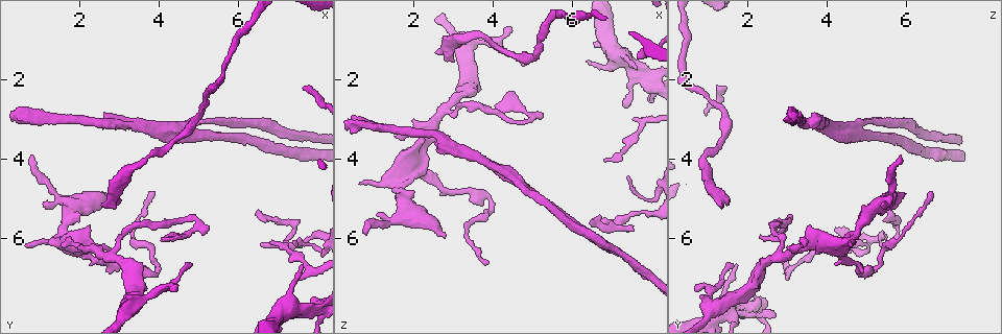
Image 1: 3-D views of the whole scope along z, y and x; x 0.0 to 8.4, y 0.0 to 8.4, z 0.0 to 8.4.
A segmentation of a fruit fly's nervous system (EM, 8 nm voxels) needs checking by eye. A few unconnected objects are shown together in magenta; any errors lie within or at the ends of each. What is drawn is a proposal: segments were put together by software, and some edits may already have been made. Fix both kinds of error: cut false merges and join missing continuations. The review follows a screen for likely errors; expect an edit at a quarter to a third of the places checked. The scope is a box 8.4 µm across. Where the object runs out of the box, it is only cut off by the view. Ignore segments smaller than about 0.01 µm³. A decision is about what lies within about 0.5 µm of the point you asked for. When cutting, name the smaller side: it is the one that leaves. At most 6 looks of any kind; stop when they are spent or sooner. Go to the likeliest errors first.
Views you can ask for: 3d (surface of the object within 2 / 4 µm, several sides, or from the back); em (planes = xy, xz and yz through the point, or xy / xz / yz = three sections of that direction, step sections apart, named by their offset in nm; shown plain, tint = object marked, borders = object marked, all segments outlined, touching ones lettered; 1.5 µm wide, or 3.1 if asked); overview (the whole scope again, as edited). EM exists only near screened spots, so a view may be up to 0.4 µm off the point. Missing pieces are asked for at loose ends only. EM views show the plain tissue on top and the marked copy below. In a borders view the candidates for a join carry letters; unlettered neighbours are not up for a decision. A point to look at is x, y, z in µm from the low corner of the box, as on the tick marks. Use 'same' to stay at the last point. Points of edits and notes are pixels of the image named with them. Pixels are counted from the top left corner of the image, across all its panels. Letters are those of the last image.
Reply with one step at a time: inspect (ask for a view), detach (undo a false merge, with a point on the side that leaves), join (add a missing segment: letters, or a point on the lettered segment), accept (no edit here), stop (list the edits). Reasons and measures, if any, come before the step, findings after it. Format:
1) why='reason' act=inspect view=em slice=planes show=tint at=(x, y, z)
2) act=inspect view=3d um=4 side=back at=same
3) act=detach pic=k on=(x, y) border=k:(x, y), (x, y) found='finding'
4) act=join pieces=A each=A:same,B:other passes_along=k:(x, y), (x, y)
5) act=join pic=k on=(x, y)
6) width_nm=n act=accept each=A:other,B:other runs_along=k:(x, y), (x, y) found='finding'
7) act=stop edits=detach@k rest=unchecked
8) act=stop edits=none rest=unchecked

why='an open end' act=inspect view=3d um=2 at=(6.45, 5.25, 5.55)

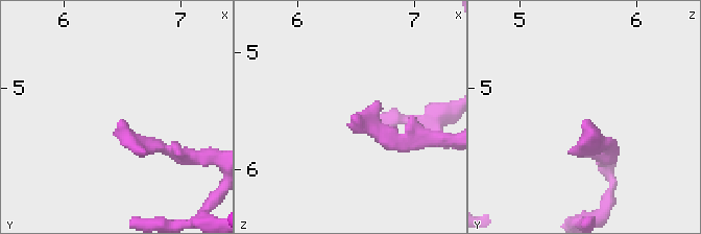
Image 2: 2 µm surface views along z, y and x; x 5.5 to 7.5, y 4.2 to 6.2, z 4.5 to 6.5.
act=inspect view=em slice=yz step=4 show=borders at=(6.46, 5.30, 5.54)

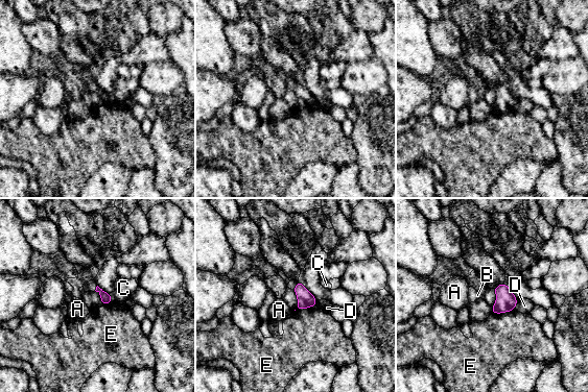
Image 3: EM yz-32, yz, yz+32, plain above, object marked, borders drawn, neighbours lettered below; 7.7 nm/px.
act=accept each=A:other,B:other,C:other,D:other,E:other border=3:(109, 293), (113, 301) found='none of them fits'

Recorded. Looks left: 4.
why='sharp bend' act=inspect view=em slice=yz step=8 show=borders at=(3.90, 6.90, 5.10)

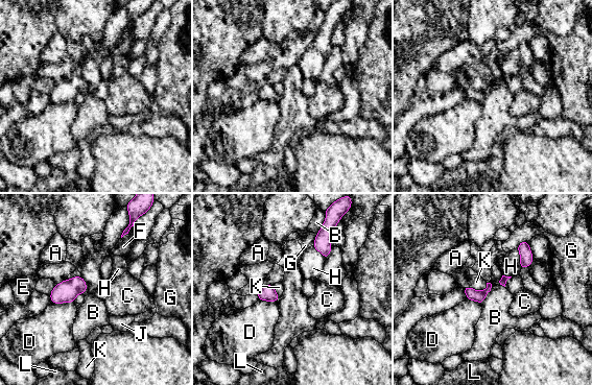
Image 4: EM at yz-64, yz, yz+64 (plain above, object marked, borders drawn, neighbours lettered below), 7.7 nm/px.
longest_contact=K:190nm act=accept each=A:other,B:other,C:other,D:other,E:other,F:other,G:other,H:other,J:other,K:other,L:other border=4:(490, 282), (491, 289), (481, 304) found='one neuron here'

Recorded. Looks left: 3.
why='abrupt turn' act=inspect view=em slice=planes show=borders at=(2.70, 6.40, 2.80)

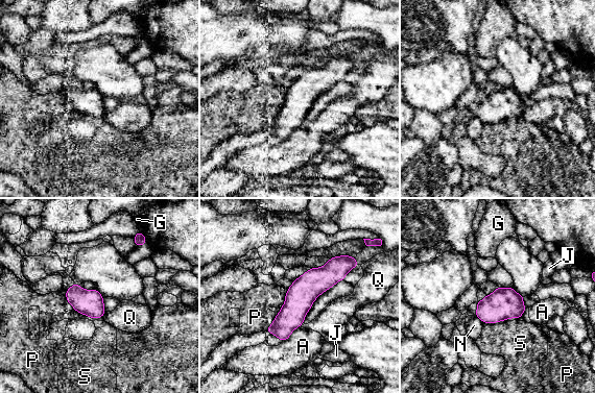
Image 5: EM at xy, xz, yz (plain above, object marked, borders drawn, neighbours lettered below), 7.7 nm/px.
act=accept each=A:other,G:other,J:other,N:other,P:other,Q:other,S:other runs_along=5:(348, 261), (269, 329) found='one neuron here'

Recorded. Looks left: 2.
act=stop edits=none rest=unchecked

